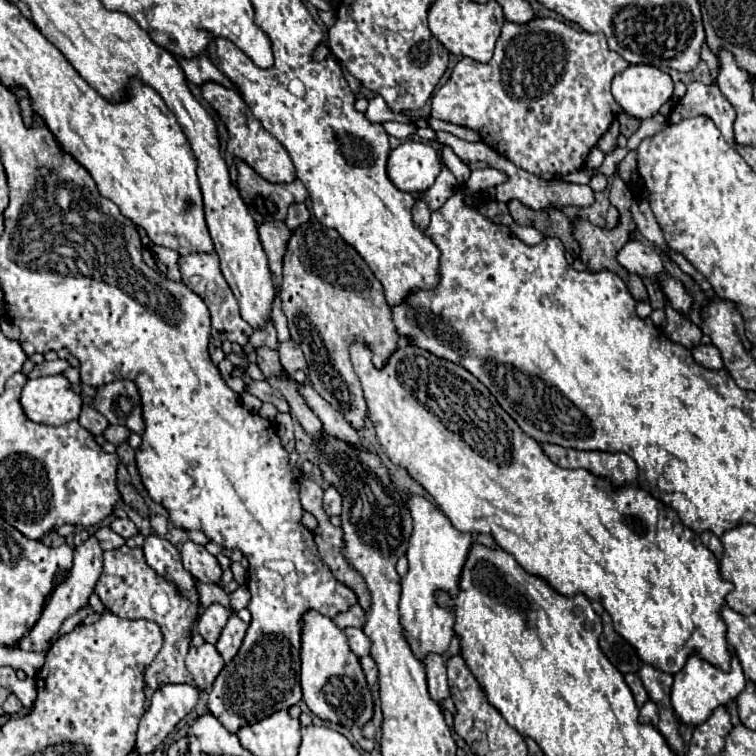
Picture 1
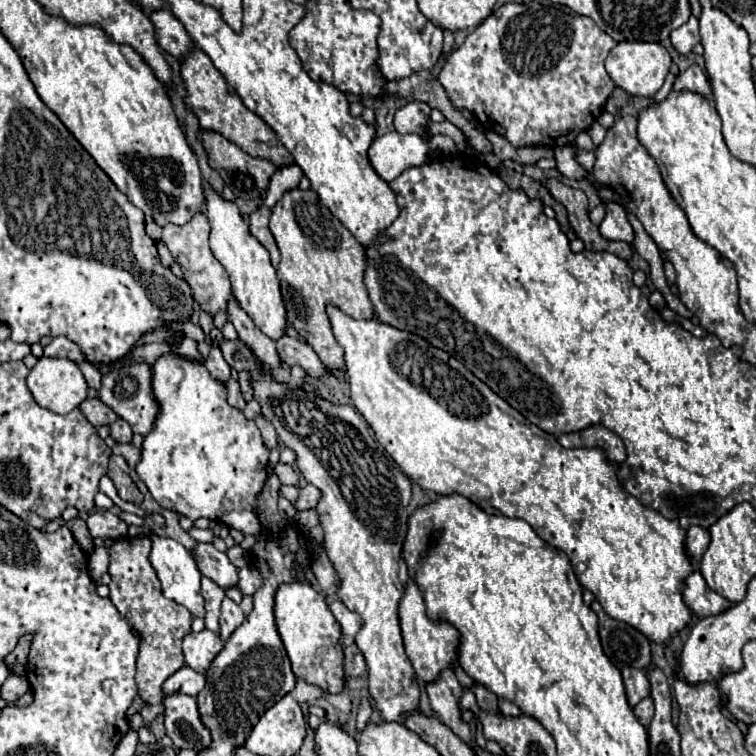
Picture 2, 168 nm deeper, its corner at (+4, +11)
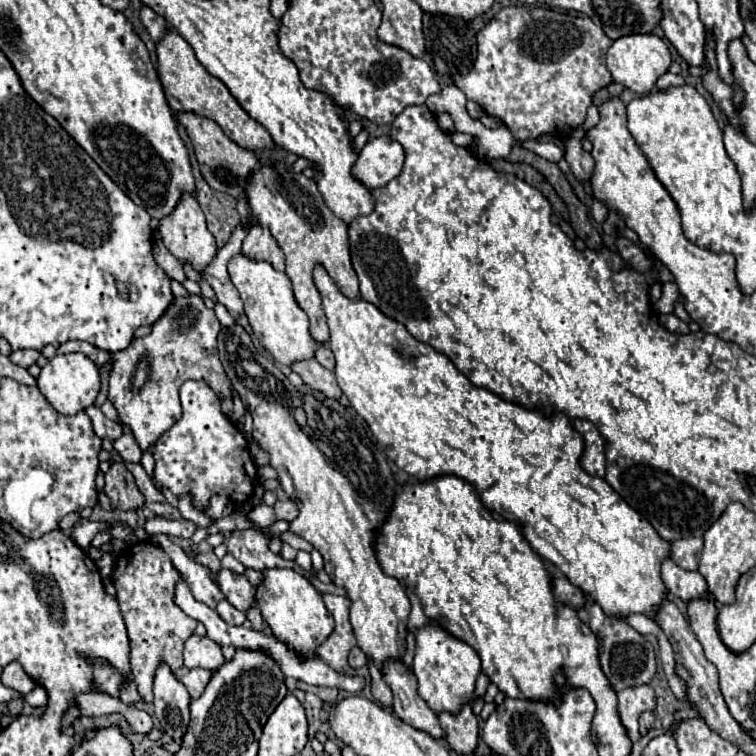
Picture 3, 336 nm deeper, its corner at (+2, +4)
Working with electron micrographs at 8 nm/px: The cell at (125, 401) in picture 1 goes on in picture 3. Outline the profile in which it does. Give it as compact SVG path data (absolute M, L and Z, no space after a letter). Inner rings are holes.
M190 295L186 299L176 297L168 311L152 325L150 335L134 339L126 351L112 355L116 365L110 373L108 399L116 407L120 423L134 433L142 451L152 447L158 437L180 419L178 389L186 379L206 381L222 399L232 395L218 359L218 333L220 323L200 295Z

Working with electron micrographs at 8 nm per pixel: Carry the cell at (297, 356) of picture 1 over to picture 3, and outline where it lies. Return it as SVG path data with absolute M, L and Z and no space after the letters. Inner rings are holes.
M304 359L304 361L296 361L290 365L290 369L294 373L298 373L306 385L310 385L312 389L322 391L326 397L332 399L340 399L342 389L338 387L336 375L330 369L324 369L316 359Z

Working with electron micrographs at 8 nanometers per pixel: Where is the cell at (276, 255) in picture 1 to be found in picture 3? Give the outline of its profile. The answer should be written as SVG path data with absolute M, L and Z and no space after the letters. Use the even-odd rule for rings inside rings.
M254 225L242 243L242 253L252 259L264 259L272 263L276 271L284 271L284 253L274 241L268 227Z

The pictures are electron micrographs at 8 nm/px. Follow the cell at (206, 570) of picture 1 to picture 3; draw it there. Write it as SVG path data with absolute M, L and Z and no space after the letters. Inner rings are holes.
M220 569L214 575L214 583L220 587L224 597L240 611L246 611L254 605L254 591L256 587L244 577L230 569Z

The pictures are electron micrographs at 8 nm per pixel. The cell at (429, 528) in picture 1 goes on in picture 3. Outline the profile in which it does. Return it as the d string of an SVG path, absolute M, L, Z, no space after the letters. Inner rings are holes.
M424 625L412 629L416 637L416 655L414 655L414 665L412 671L418 679L418 693L420 697L430 705L434 713L442 711L452 711L456 713L464 703L474 699L474 683L476 677L480 675L480 657L478 653L452 637L448 631L444 631L438 625Z

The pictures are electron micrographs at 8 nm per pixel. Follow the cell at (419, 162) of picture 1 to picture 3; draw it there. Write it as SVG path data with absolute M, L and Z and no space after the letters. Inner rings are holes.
M376 137L360 151L352 173L368 189L378 189L400 175L404 157L406 155L398 141L392 137Z

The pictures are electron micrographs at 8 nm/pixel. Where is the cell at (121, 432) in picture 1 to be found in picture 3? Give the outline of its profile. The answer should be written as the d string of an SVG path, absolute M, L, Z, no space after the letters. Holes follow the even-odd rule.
M124 431L124 435L114 441L114 449L122 455L124 461L138 463L140 457L142 457L142 449L138 447L138 443L136 443L136 439L134 439L134 435L130 431Z

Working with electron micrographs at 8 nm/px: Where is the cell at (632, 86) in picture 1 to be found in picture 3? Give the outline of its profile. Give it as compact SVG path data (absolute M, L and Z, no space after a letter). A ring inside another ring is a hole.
M628 35L628 37L620 37L618 41L612 43L612 47L608 49L608 55L606 55L606 63L608 63L608 71L612 73L612 79L616 83L622 83L626 89L630 89L638 95L648 95L654 89L656 81L668 71L672 57L670 57L666 43L660 37Z

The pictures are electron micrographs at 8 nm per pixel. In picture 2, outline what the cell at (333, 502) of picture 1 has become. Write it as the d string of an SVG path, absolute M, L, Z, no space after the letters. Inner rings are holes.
M306 484L304 488L300 488L300 494L294 502L294 508L296 510L308 510L308 508L314 508L320 500L320 490L312 484Z

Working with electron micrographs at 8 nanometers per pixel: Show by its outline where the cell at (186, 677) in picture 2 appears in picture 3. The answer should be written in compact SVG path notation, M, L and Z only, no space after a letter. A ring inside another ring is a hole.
M190 669L190 671L184 671L178 679L180 679L180 683L186 685L190 697L198 699L204 693L210 677L212 677L212 671L208 671L208 669Z

